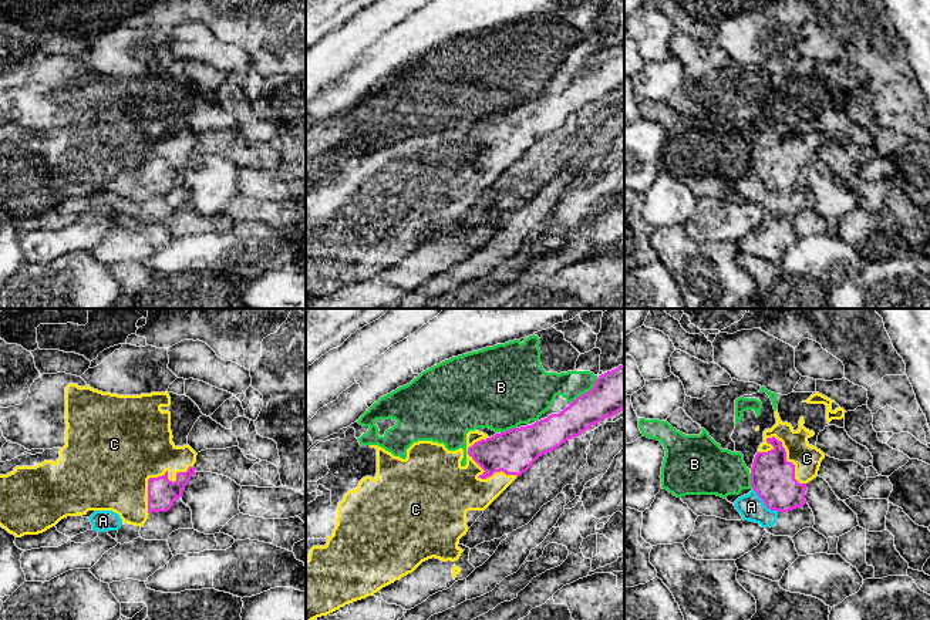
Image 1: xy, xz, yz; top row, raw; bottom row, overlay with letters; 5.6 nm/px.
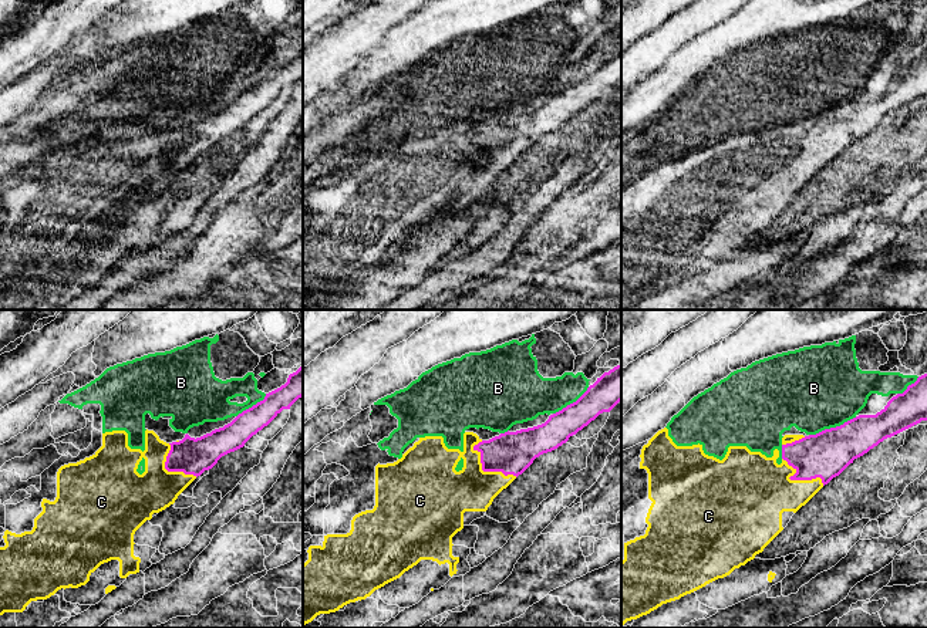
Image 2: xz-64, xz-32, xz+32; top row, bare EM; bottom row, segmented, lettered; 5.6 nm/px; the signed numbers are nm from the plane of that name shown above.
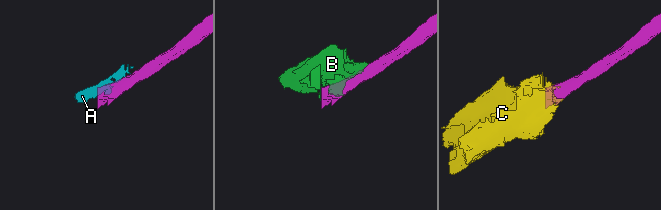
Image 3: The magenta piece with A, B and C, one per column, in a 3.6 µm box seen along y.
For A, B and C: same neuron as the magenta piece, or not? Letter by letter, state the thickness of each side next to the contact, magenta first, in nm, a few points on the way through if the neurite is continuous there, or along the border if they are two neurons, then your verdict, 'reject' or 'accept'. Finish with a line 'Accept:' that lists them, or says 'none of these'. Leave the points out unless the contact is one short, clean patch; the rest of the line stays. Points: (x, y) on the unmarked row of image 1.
A: calibres 240 and 140 nm; reject
B: calibres 240 and 180 nm; reject
C: calibres 160 and 460 nm; accept
Accept: C

